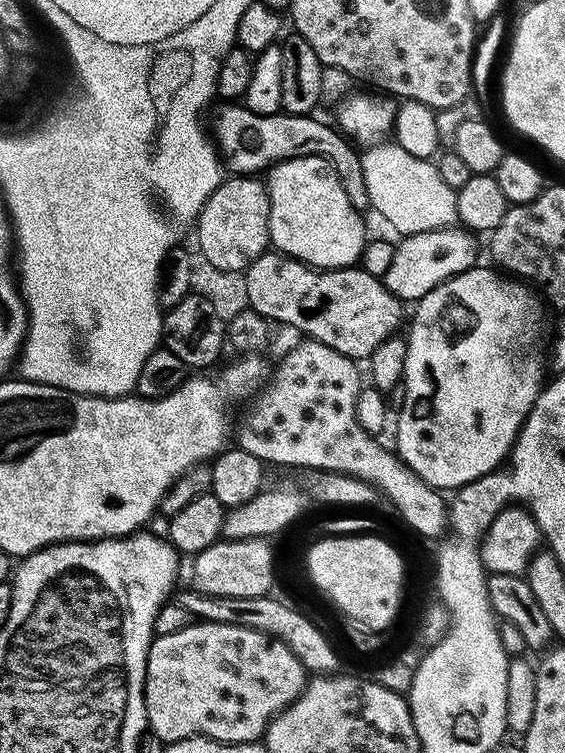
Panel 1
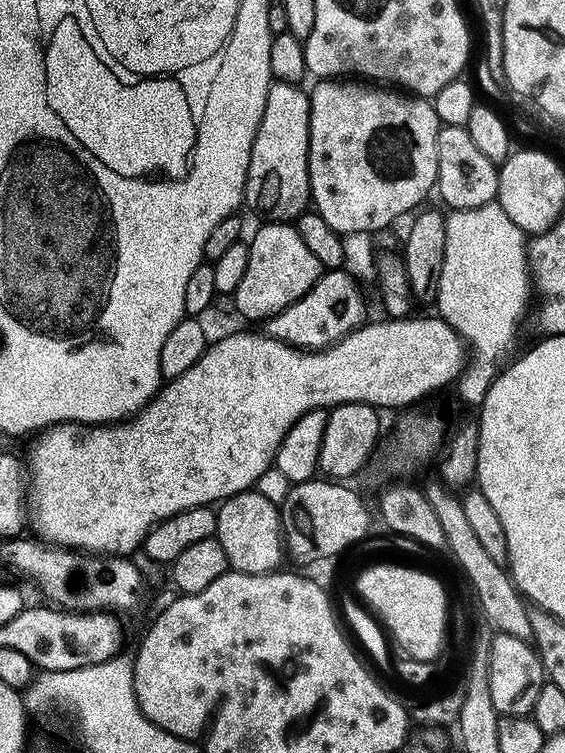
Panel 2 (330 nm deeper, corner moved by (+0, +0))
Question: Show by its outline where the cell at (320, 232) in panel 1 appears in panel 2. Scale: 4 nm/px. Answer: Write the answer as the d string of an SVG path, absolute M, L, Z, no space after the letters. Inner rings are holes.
M272 82L266 94L266 106L250 150L250 166L244 183L245 205L249 204L268 222L296 222L309 211L312 199L308 173L310 142L309 93L300 84Z

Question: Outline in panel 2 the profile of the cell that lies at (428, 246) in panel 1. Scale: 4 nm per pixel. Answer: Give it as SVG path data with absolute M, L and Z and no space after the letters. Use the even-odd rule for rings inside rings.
M343 270L325 271L319 278L318 282L314 282L314 286L306 294L302 294L302 298L298 298L298 302L294 302L290 306L286 306L286 310L282 310L278 314L274 314L268 320L263 321L263 331L278 342L286 342L293 344L296 348L305 350L319 350L321 348L329 348L335 344L337 340L341 340L348 333L353 332L355 328L365 323L364 316L364 292L360 289L361 281L351 276L350 273Z

